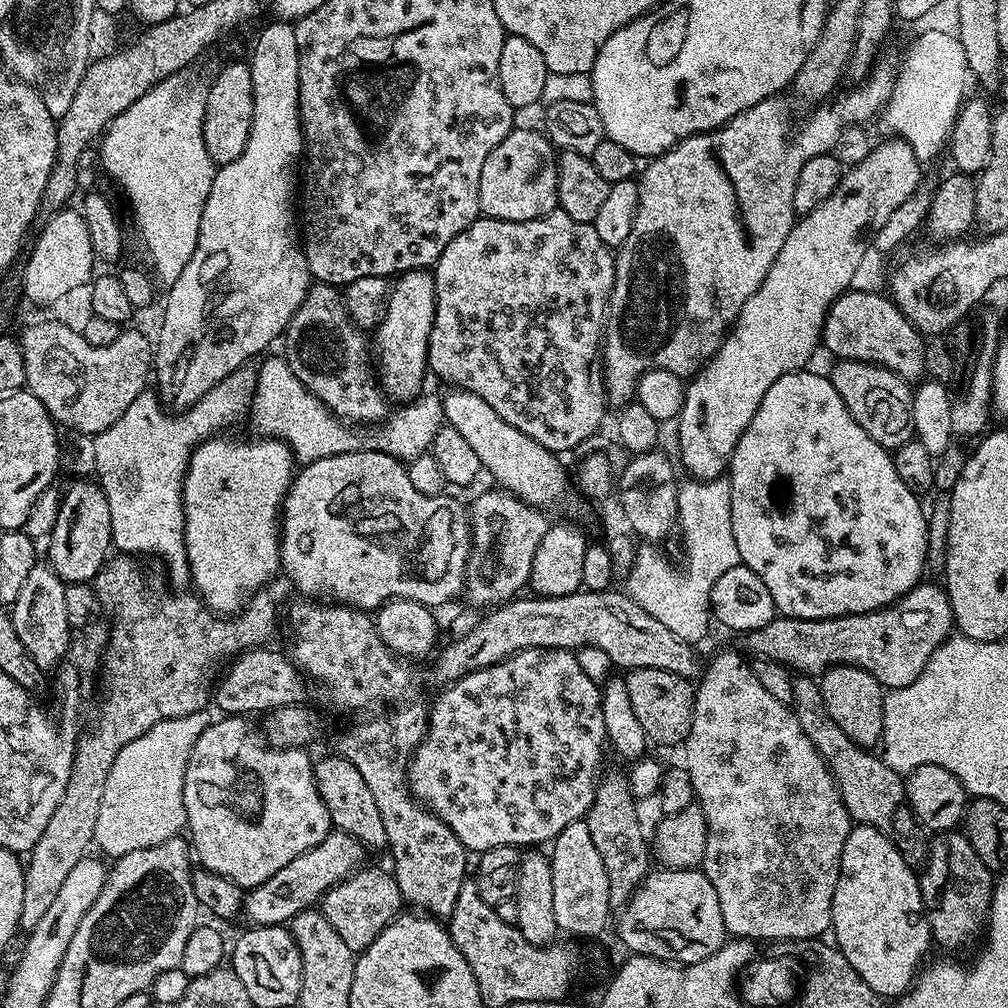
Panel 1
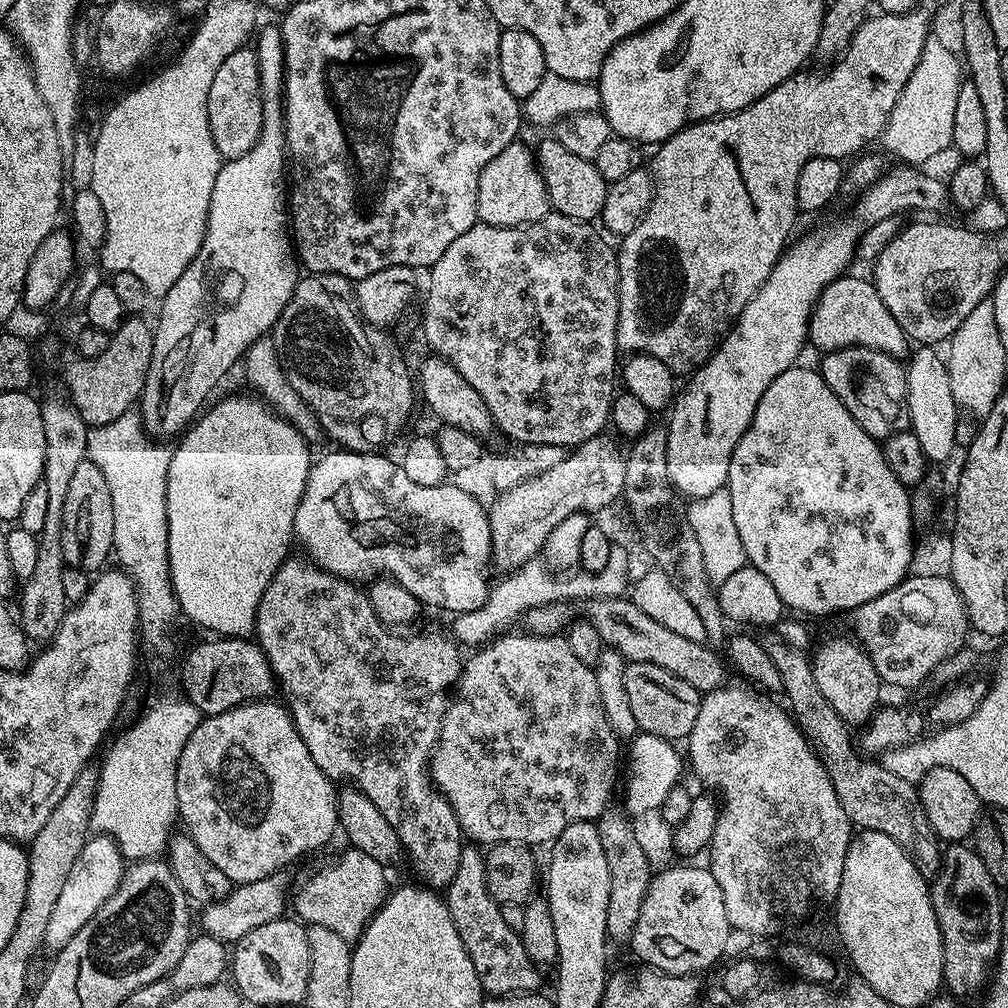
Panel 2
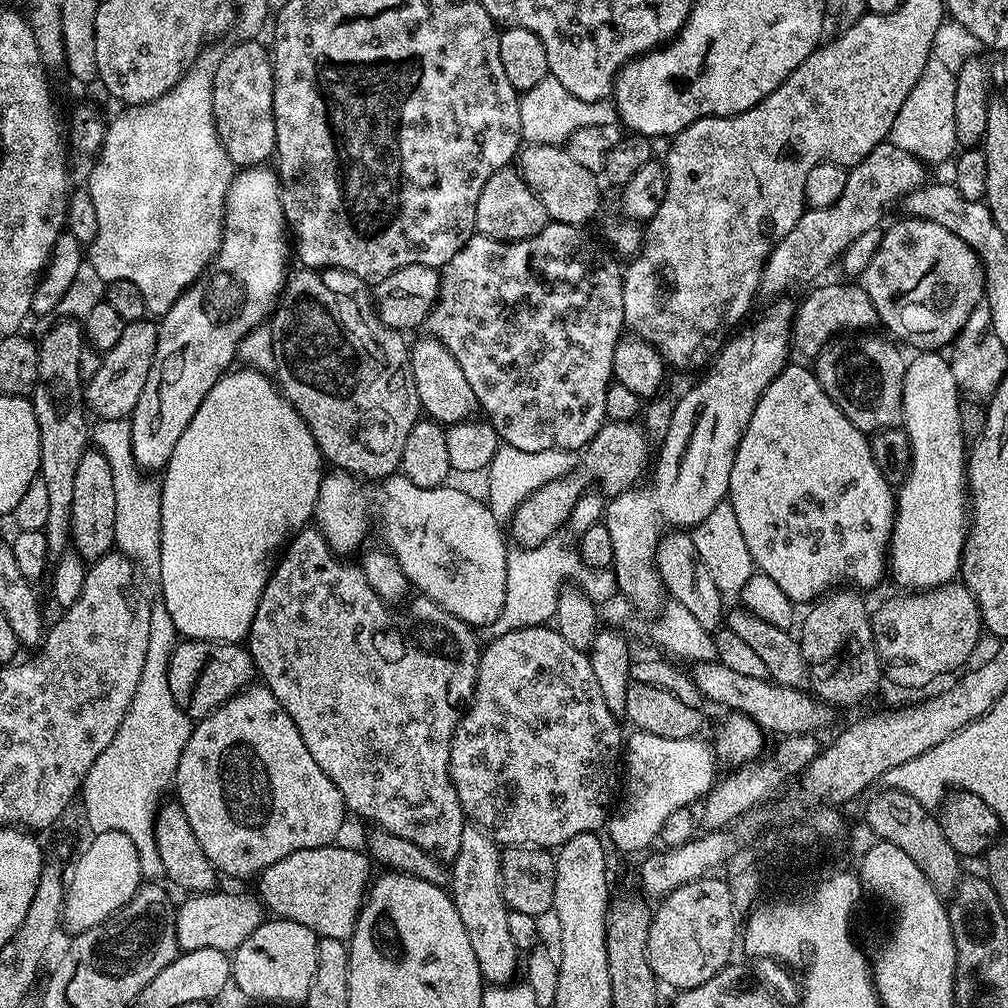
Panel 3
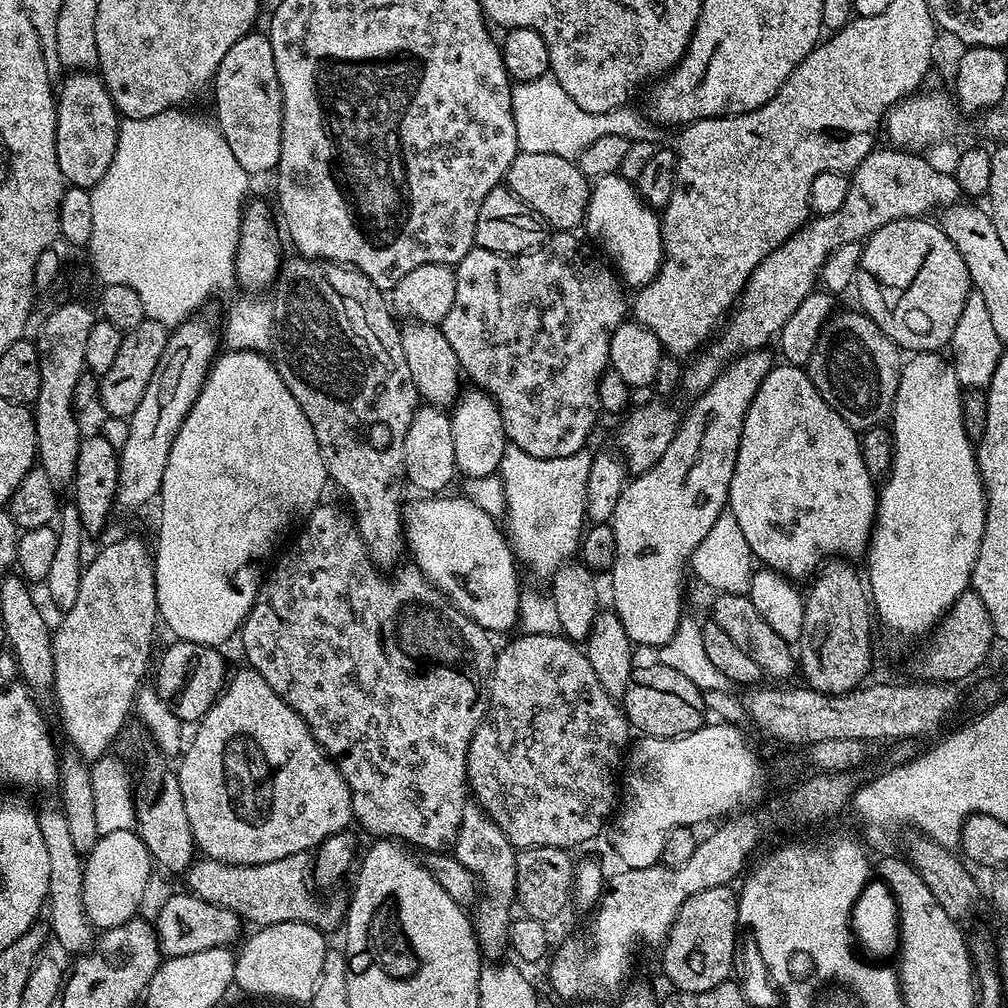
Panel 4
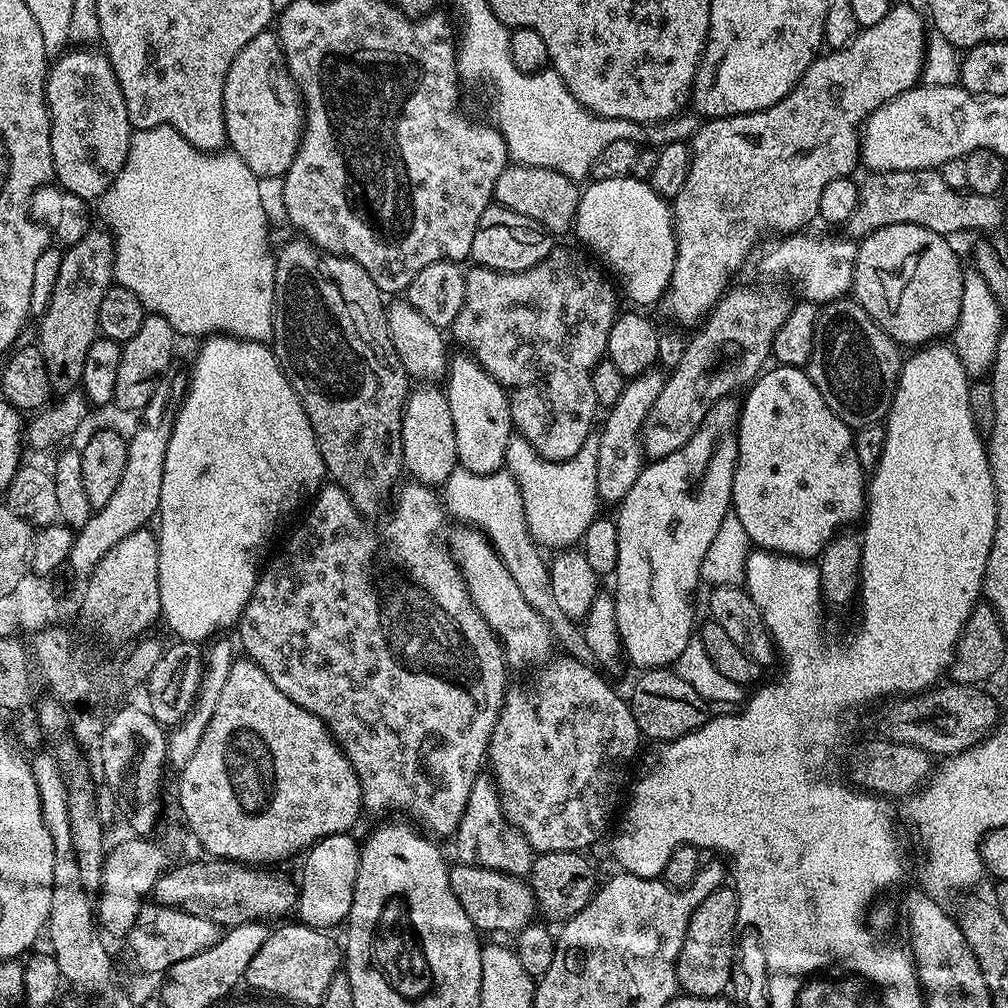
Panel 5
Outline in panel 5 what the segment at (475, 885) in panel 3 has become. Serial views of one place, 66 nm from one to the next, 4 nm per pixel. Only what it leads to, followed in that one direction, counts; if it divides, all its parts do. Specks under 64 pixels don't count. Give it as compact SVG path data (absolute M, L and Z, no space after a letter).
M481 774L466 798L466 810L462 810L462 822L454 837L459 863L477 864L483 868L493 868L508 872L512 876L527 877L532 870L534 853L522 833L506 818L502 810L496 782L491 775Z

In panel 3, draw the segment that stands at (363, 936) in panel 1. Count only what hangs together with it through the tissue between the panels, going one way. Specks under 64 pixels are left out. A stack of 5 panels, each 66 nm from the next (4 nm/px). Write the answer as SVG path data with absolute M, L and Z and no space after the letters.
M307 848L286 854L274 866L260 873L258 899L277 920L293 920L320 938L349 941L360 916L360 908L374 879L374 864L363 851L356 848Z

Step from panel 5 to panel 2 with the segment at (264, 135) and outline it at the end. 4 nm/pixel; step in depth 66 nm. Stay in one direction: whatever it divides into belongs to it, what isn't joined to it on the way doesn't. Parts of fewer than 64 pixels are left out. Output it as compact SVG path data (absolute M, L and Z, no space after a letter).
M245 46L226 58L214 75L206 103L210 137L225 161L242 158L255 146L262 130L262 94L255 47Z

